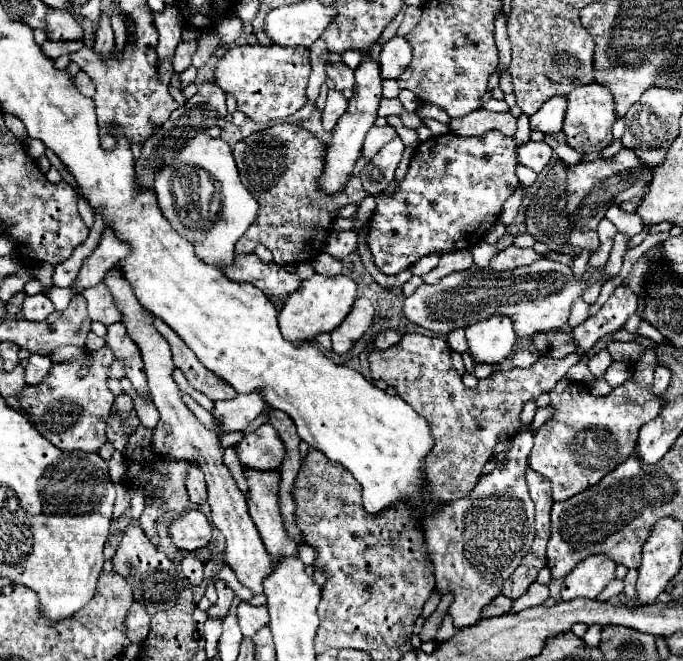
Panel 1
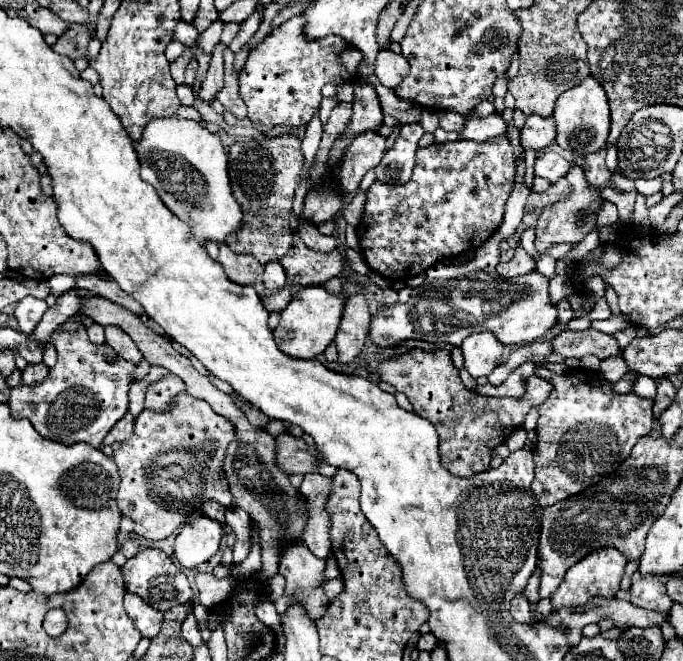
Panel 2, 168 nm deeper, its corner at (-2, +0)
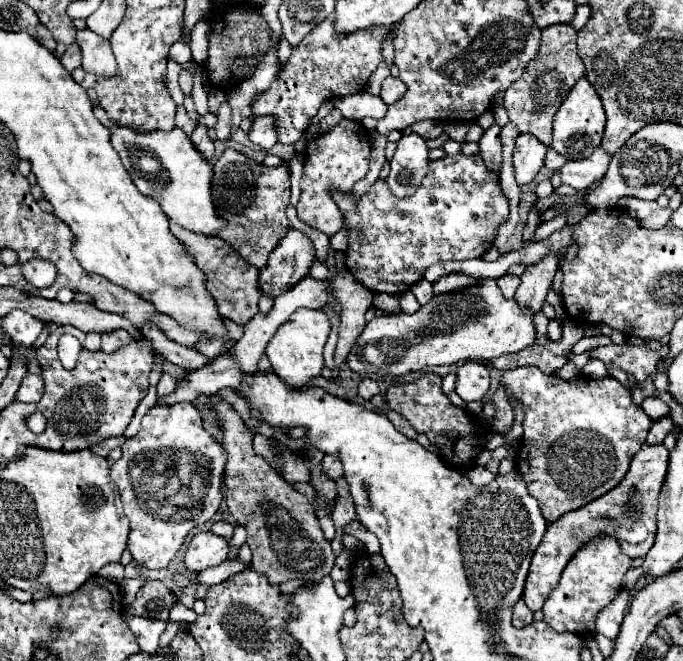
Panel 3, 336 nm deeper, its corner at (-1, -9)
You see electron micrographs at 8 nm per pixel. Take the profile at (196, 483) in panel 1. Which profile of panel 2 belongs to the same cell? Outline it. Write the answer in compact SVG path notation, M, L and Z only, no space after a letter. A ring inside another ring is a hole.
M215 500L205 502L205 504L203 504L203 512L205 512L209 518L217 520L217 522L225 522L225 506L221 506L221 504L215 502Z

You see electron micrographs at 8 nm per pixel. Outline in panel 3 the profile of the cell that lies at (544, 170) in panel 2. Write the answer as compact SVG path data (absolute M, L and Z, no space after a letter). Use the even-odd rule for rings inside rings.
M596 149L588 159L580 161L566 161L560 169L562 183L568 183L574 189L586 189L594 181L602 179L608 171L608 163L612 161L612 155L608 155L604 149Z

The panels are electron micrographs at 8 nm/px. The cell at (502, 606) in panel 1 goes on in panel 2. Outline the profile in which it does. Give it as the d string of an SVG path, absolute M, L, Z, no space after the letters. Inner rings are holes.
M517 594L511 600L511 608L509 608L511 616L515 622L531 622L531 604L527 602L527 598L523 594Z

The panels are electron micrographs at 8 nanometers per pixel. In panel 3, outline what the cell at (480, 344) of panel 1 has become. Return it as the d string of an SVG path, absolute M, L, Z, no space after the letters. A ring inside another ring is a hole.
M464 363L456 373L454 391L466 401L482 401L490 387L490 367L484 363Z

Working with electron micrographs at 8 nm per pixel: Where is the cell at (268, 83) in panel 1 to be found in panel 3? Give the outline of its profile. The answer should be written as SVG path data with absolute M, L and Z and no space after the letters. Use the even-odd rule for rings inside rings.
M334 13L324 19L312 33L292 49L292 55L284 67L280 67L272 87L258 95L254 101L254 117L276 117L278 141L292 145L306 131L310 119L318 113L320 105L332 97L344 97L364 91L370 75L382 63L382 39L390 33L388 27L374 27L354 31L352 35L336 35Z

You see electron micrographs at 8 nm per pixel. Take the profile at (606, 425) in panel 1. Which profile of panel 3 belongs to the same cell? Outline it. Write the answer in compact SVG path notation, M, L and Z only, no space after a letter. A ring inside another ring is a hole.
M518 367L502 373L500 385L506 389L508 399L512 399L514 393L514 397L522 403L524 439L518 449L516 469L528 485L528 493L538 501L548 523L554 523L564 513L584 507L614 489L628 473L630 459L642 447L642 443L646 443L648 429L652 427L652 421L642 407L632 403L630 391L612 377L598 381L588 377L564 381L554 375L544 375L538 367Z

